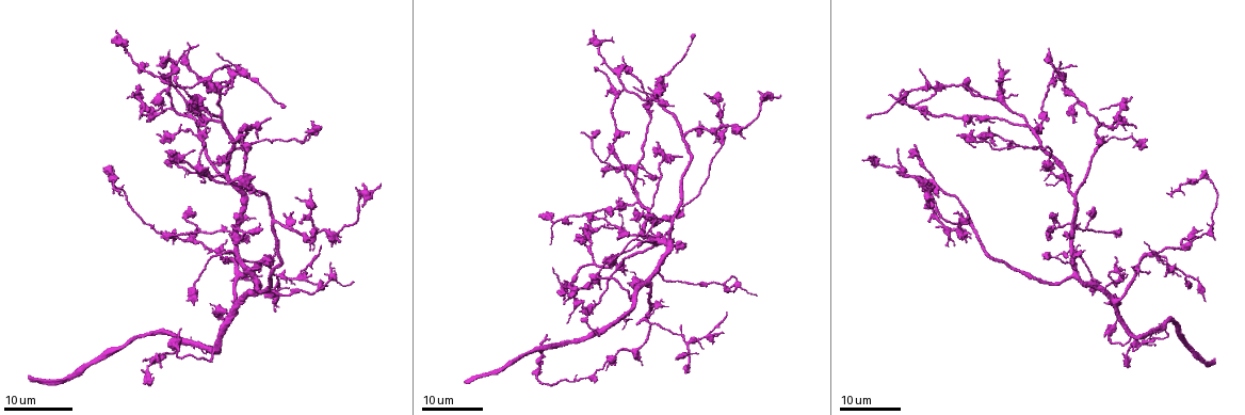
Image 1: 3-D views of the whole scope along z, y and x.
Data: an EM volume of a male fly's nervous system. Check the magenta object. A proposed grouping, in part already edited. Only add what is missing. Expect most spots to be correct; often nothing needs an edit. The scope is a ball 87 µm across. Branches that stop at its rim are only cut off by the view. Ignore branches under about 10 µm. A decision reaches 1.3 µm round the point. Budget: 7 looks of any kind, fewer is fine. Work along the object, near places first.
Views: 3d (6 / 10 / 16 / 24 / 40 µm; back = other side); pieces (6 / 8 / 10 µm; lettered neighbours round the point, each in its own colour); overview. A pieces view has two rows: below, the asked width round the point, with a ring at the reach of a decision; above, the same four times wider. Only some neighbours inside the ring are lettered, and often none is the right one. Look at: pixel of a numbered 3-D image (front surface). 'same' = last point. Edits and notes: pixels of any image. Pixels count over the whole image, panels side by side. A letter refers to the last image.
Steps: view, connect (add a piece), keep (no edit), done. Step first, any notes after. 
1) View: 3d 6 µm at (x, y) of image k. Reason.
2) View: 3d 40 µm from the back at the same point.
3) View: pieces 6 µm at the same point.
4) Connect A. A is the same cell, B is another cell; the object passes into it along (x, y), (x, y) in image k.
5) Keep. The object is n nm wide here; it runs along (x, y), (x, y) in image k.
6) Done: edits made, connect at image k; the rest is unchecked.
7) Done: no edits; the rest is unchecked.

View: 3d 16 µm at (965, 123) of image 1.

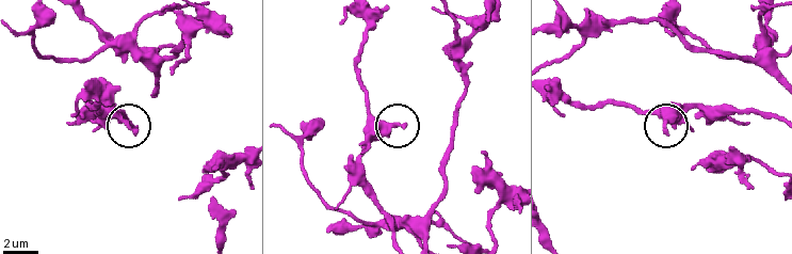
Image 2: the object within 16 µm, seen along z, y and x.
View: pieces 6 µm at (134, 130) of image 2. See the neighbours.

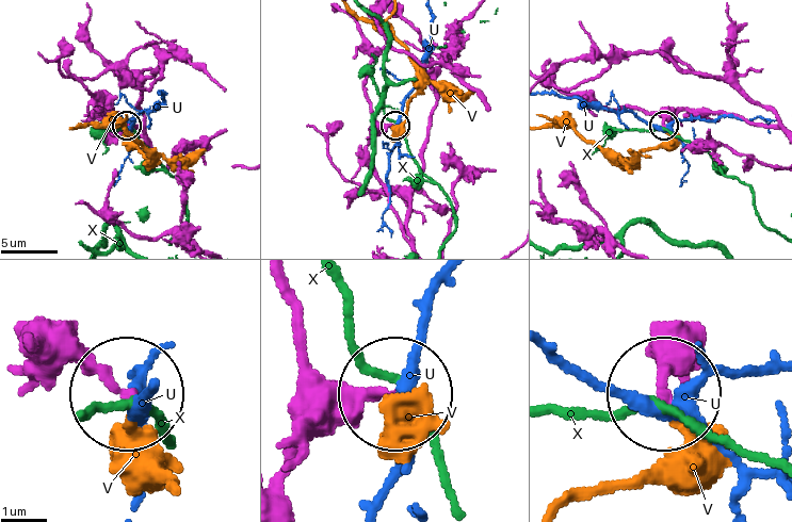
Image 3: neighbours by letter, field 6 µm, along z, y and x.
Keep. U, V and X are other cells; no lettered piece goes on from it.

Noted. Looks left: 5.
View: 3d 16 µm at (680, 158) of image 1. An open end.

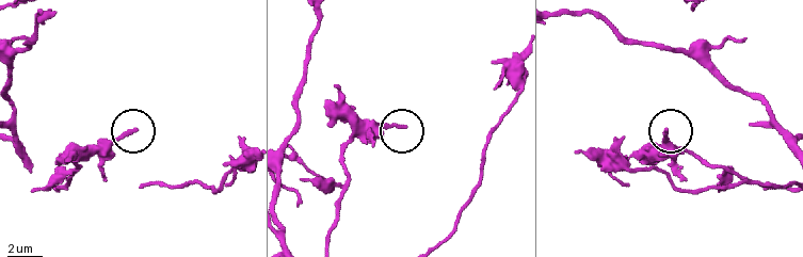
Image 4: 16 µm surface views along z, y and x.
View: pieces 10 µm at (404, 125) of image 4. See the neighbours.

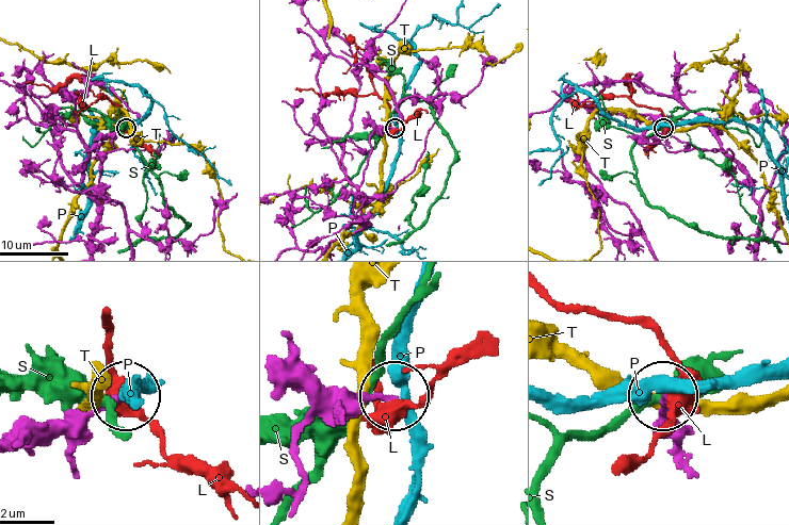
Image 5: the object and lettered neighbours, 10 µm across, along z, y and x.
Keep. L, P, S and T are other cells; it runs along (296, 487), (304, 474), (296, 446), (310, 425), (391, 398) in image 5; no lettered piece goes on from it.

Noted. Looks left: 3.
View: 3d 24 µm at (323, 127) of image 1. An open end.

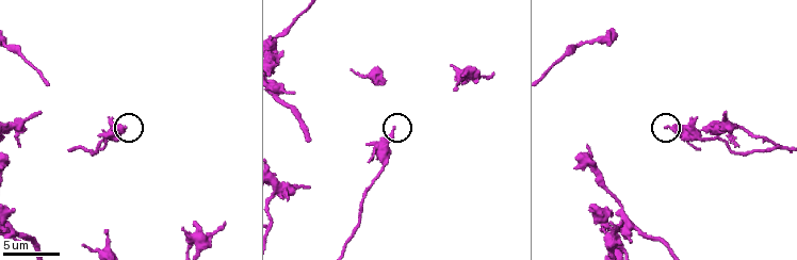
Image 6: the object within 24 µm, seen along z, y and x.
View: pieces 6 µm at (666, 128) of image 6.

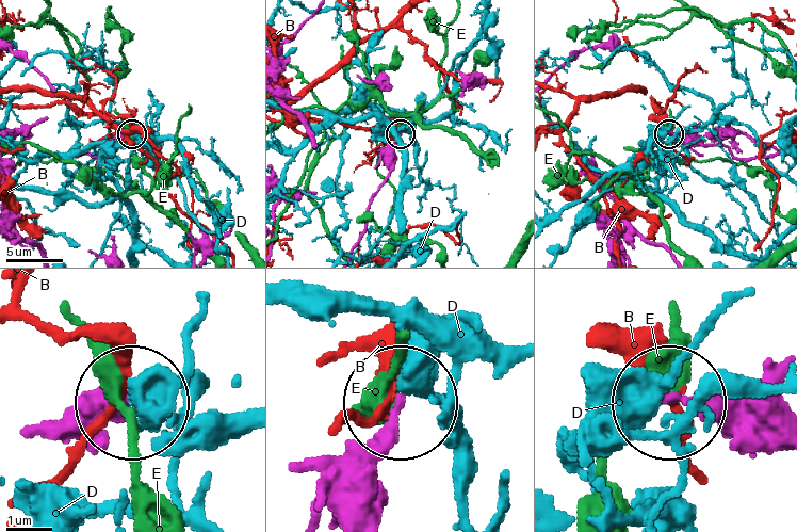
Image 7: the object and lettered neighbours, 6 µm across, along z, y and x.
Keep. B, D and E are other cells; it runs along (354, 512), (358, 478), (401, 401) in image 7; none of them fits.

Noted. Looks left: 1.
View: pieces 8 µm at (492, 72) of image 6. Long arm stops here.

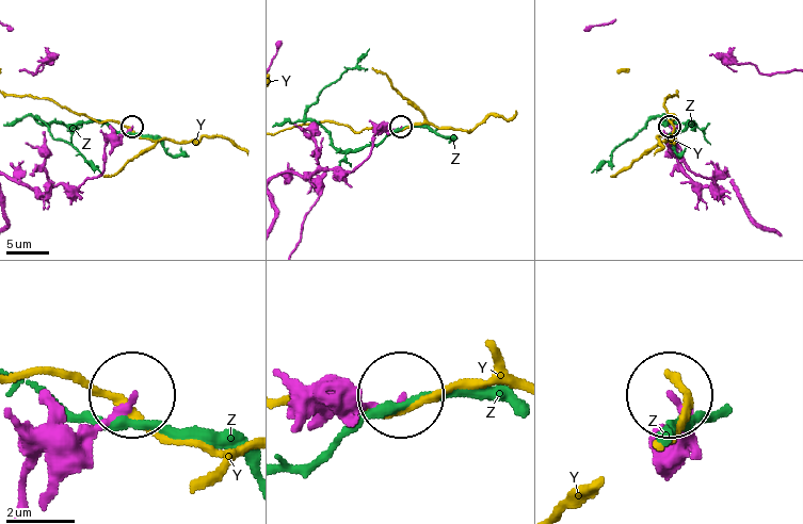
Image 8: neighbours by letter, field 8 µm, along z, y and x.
Keep. Y and Z are other cells; none of them fits.

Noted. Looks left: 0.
Done: no edits; the rest is unchecked.

